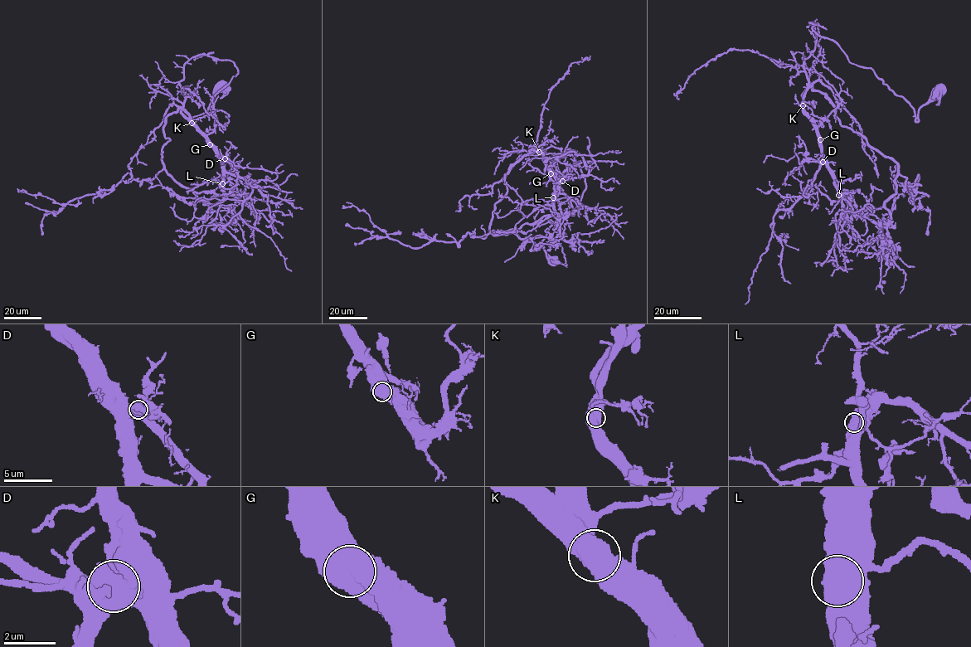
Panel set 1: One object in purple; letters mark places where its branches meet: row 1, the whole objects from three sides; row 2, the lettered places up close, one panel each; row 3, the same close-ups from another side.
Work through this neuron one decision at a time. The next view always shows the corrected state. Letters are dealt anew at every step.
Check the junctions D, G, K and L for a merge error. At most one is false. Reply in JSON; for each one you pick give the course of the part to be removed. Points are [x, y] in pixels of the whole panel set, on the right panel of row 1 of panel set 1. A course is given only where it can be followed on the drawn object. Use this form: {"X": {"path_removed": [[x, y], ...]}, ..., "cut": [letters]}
{"cut": []}

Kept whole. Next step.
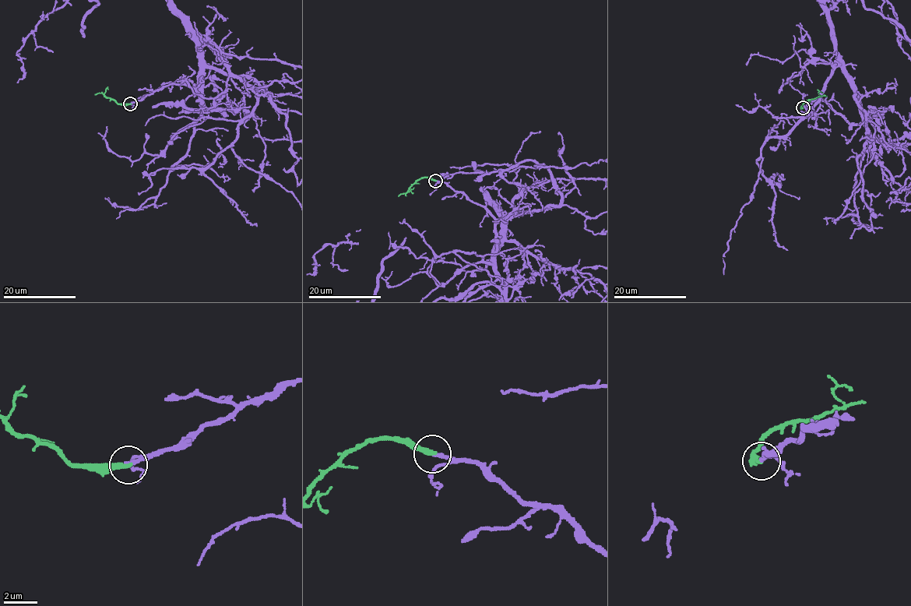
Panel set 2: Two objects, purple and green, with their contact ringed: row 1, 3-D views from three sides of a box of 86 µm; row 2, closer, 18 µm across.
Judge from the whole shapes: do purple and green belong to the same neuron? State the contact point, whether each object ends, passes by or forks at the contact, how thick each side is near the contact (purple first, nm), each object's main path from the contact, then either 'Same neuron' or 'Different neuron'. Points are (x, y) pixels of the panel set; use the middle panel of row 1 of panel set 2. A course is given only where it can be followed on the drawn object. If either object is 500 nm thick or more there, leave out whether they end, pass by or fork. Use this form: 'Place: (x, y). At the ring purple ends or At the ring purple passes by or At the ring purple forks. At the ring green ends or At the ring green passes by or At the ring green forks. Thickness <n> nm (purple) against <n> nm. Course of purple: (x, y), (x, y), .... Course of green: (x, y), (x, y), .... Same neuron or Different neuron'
Place: (435, 181). At the ring purple ends. At the ring green ends. Thickness 220 nm (purple) against 320 nm. Course of green: (435, 181), (421, 177), (406, 192), (398, 195). Same neuron

